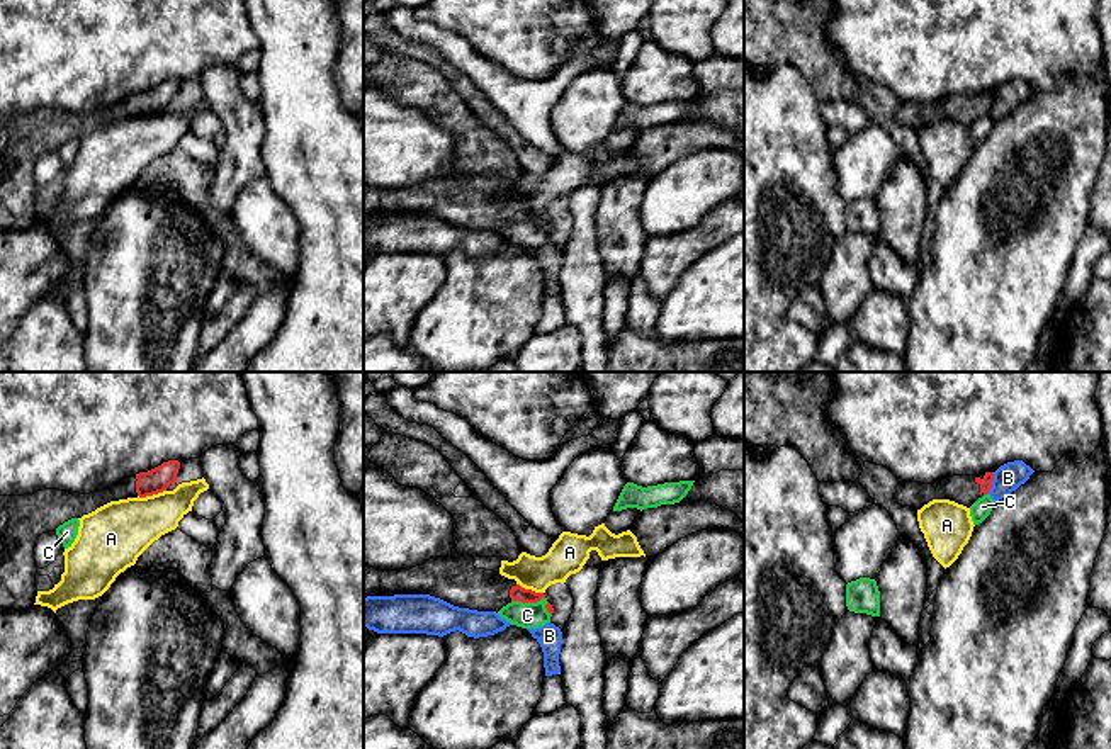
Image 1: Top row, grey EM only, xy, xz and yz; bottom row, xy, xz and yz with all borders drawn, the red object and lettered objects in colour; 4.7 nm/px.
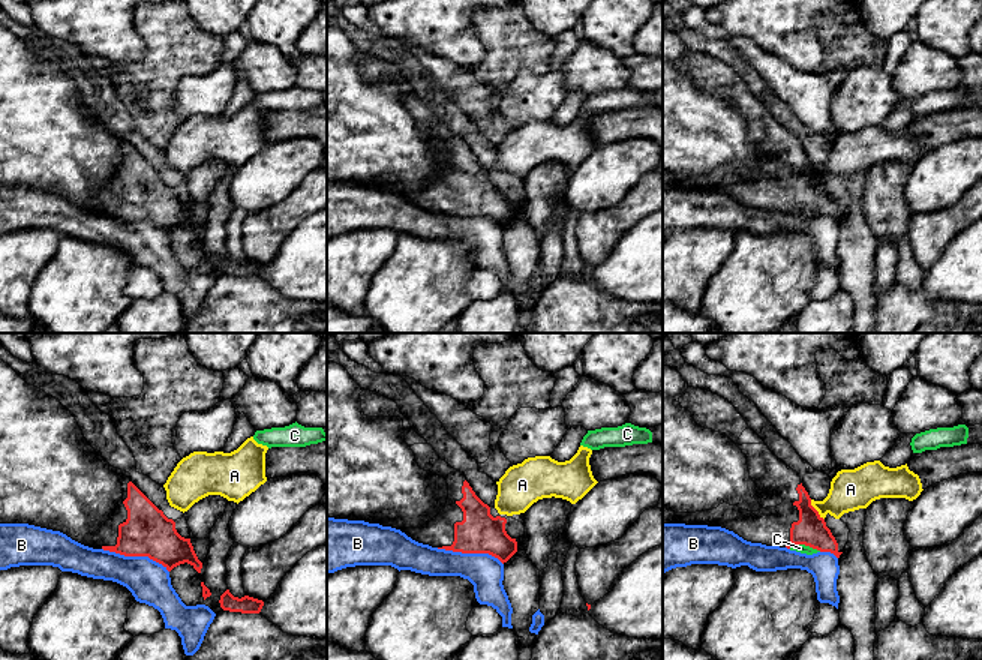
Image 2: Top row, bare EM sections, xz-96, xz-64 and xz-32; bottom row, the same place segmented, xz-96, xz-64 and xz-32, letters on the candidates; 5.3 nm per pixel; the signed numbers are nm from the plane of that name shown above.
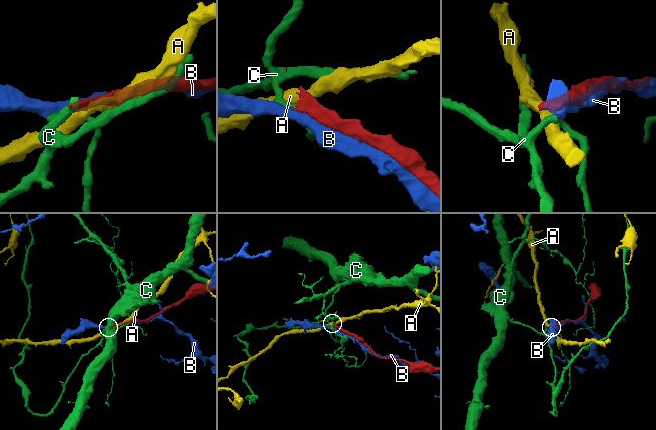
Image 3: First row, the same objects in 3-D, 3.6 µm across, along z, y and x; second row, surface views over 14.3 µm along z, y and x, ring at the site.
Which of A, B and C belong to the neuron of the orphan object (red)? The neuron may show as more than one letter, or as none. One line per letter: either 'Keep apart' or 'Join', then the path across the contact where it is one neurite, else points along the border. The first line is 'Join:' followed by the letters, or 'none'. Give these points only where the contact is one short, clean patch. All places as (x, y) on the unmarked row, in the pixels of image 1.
Join: none
A: Keep apart. Boundary: xy (165, 109), (138, 116)
B: Keep apart
C: Keep apart. Boundary: xz (544, 216), (535, 221), (512, 221)

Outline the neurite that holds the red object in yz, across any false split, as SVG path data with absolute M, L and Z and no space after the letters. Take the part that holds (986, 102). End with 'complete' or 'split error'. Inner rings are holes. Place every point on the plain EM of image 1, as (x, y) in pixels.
M994 92L978 95L953 95L934 104L899 102L895 119L902 126L921 129L933 119L950 119L970 127L978 117L989 114Z; split error

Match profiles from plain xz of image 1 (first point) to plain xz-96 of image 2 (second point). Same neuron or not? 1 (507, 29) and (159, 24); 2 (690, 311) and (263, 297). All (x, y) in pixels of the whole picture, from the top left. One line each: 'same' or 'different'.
1: different
2: different

